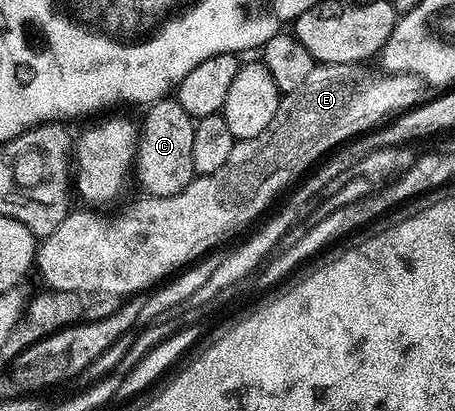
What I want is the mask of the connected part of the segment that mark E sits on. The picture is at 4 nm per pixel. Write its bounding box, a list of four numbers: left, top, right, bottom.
[36,63,424,295]

